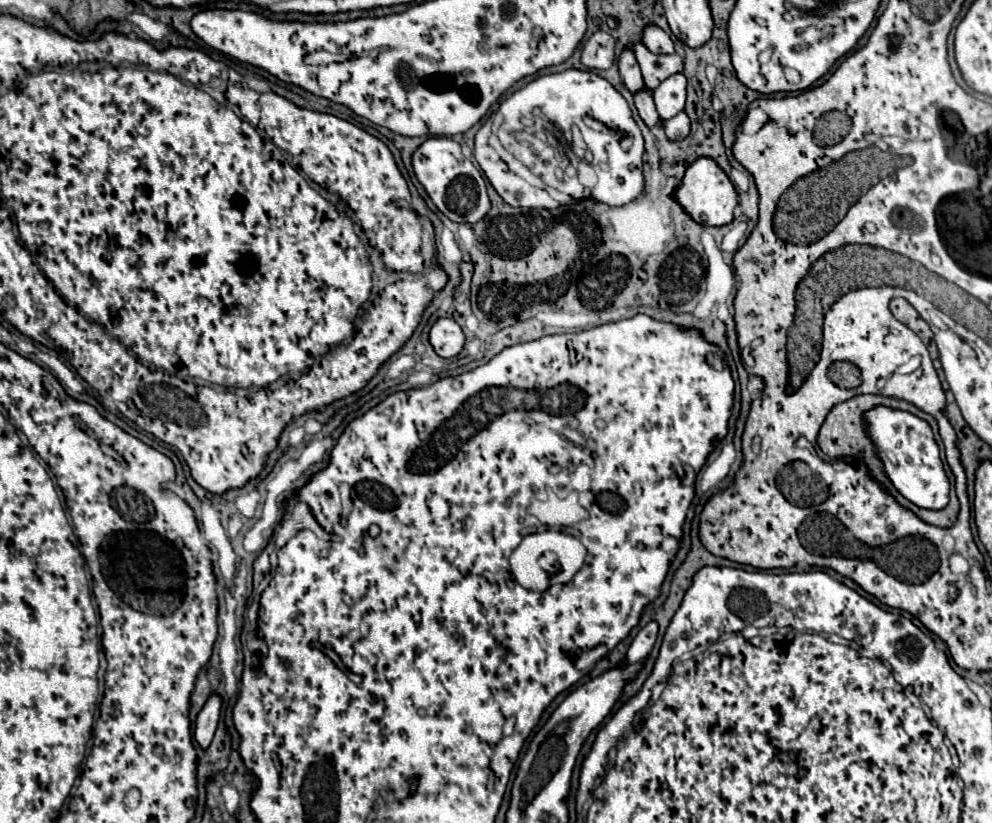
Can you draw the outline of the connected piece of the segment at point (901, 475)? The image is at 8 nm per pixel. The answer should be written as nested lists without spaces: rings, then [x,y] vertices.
[[[875,406],[871,410],[865,410],[861,418],[865,422],[873,446],[877,448],[877,456],[883,462],[885,476],[895,486],[895,490],[919,508],[945,508],[949,504],[949,478],[945,474],[941,452],[931,426],[911,412],[895,410],[889,406]]]

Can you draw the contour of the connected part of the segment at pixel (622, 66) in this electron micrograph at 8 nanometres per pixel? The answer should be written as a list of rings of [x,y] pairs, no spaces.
[[[625,48],[619,56],[619,74],[621,74],[621,80],[623,84],[629,88],[629,92],[639,92],[645,88],[645,82],[643,82],[643,76],[639,72],[639,64],[637,64],[637,58],[633,54],[631,48]]]

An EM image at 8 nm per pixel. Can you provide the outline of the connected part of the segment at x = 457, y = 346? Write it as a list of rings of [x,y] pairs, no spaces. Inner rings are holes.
[[[439,318],[429,332],[429,340],[439,356],[453,358],[461,352],[463,344],[465,344],[465,334],[455,320]]]

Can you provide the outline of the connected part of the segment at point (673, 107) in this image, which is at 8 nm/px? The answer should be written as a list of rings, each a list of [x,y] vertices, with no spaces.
[[[671,74],[667,80],[661,82],[661,86],[657,86],[653,90],[653,100],[657,106],[657,112],[663,120],[673,118],[677,112],[683,110],[685,106],[685,76],[679,74]]]

